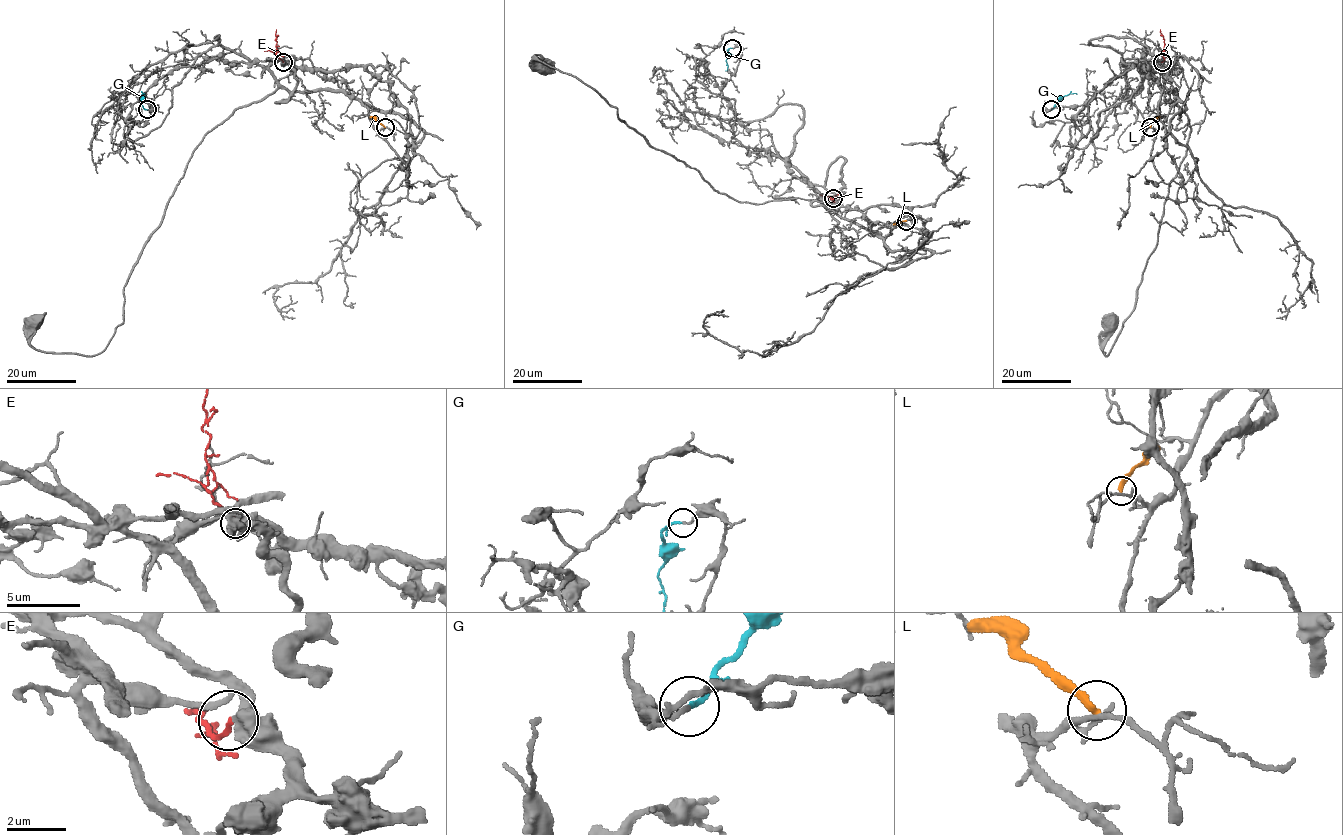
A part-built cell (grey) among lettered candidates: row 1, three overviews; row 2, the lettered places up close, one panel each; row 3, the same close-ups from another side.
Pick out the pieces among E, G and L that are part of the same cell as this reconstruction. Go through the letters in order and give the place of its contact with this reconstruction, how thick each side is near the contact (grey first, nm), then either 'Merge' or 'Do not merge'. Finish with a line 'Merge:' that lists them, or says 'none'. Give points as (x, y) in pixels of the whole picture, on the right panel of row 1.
E: Touches grey at (1162, 62). Thickness 480 nm (grey) against 150 nm. Do not merge
G: Touches grey at (1051, 109). Thickness 140 nm (grey) against 140 nm. Do not merge
L: Touches grey at (1150, 127). Thickness 150 nm (grey) against 240 nm. Do not merge
Merge: none

